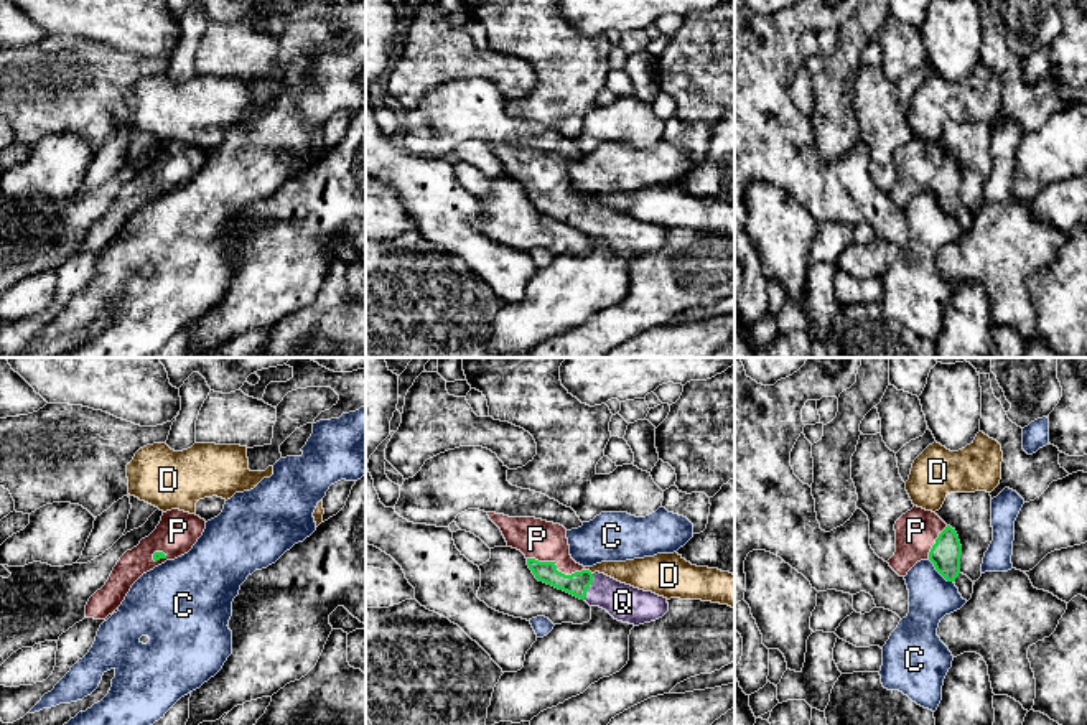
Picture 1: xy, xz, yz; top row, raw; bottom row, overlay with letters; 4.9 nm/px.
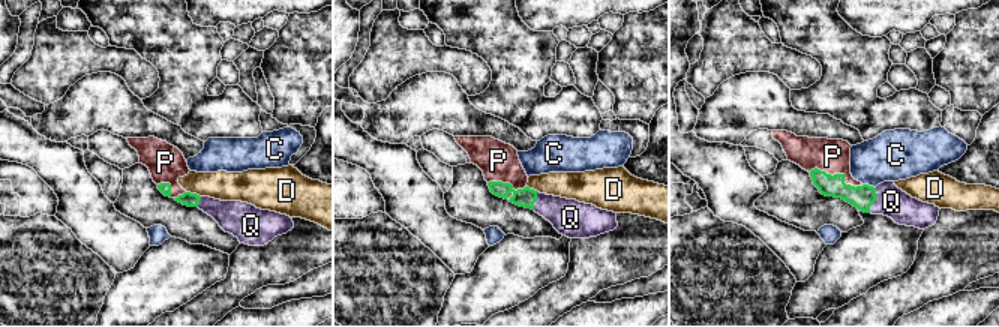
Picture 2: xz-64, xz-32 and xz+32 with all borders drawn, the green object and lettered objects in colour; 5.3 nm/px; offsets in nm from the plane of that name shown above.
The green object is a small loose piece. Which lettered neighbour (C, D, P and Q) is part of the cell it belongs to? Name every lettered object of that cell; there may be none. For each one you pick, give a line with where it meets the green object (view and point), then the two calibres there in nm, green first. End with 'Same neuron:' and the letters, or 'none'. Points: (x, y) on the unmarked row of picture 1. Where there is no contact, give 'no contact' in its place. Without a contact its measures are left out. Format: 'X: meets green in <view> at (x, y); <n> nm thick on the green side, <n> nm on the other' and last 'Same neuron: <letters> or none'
P: meets green in xz at (555, 198); 120 nm thick on the green side, 190 nm on the other
Q: meets green in xz at (588, 218); 120 nm thick on the green side, 180 nm on the other
Same neuron: P, Q

